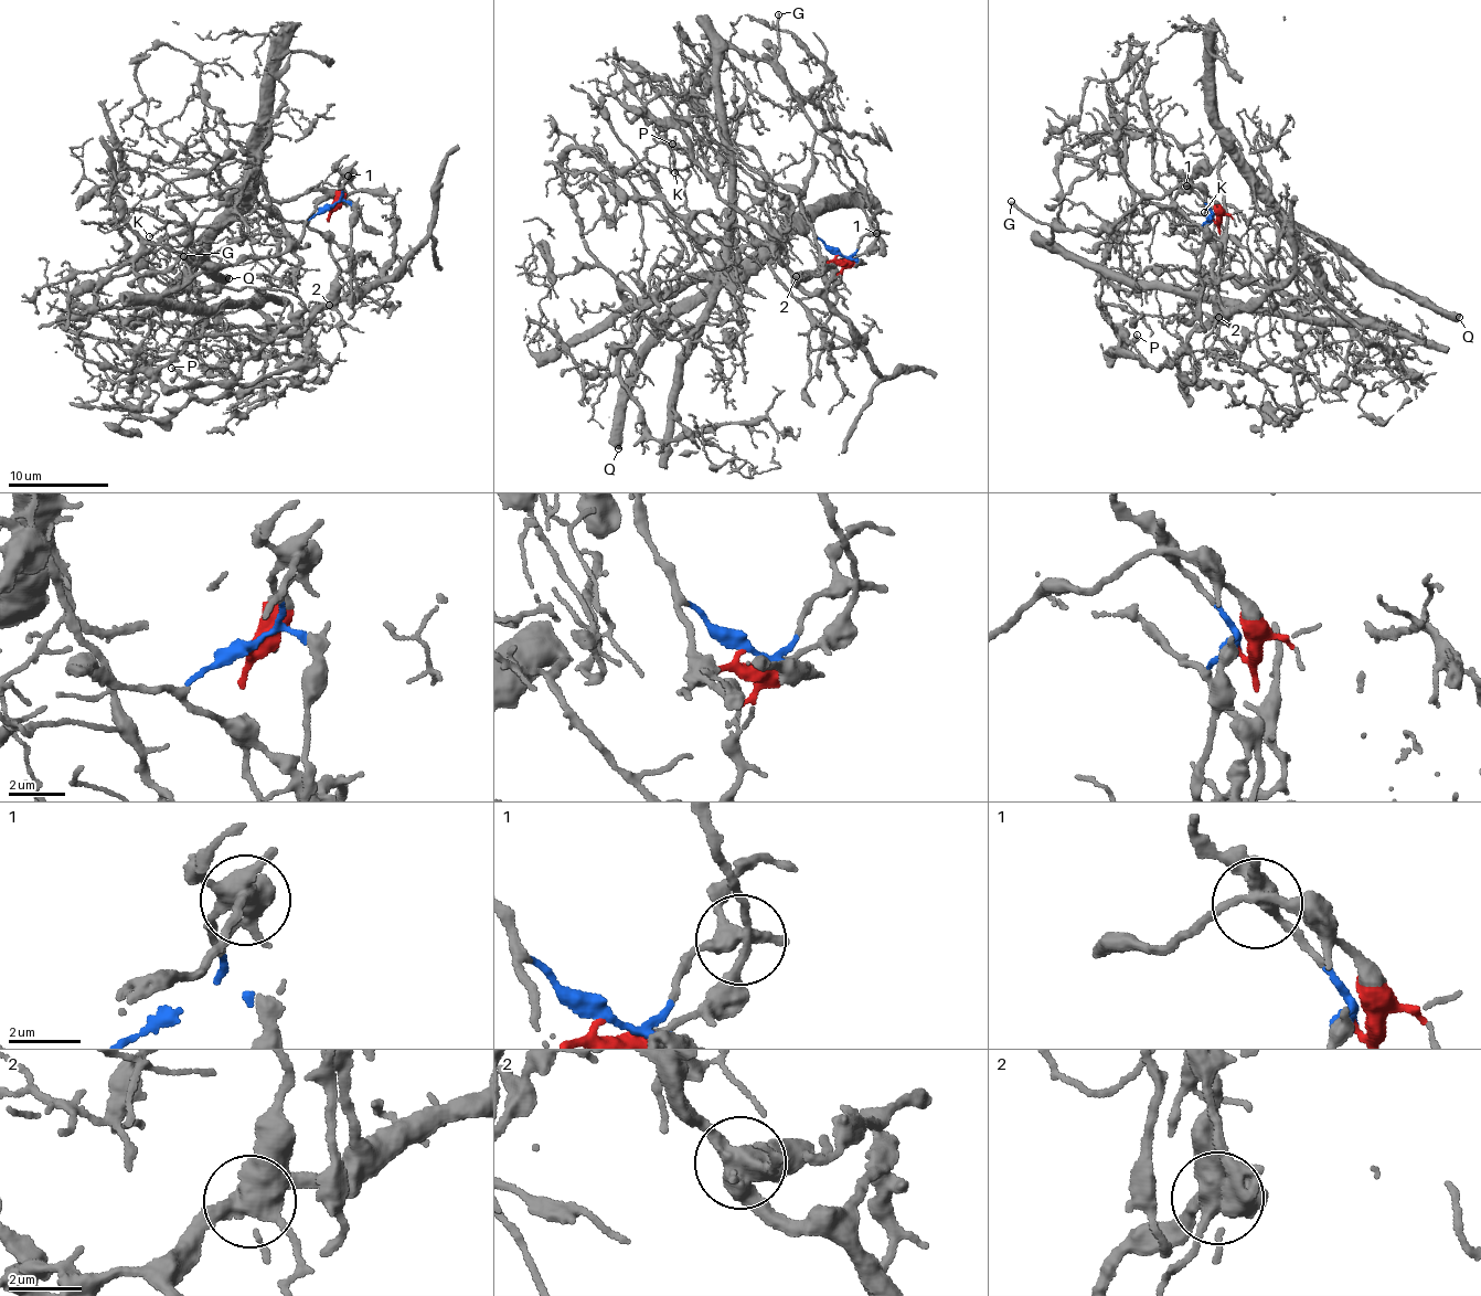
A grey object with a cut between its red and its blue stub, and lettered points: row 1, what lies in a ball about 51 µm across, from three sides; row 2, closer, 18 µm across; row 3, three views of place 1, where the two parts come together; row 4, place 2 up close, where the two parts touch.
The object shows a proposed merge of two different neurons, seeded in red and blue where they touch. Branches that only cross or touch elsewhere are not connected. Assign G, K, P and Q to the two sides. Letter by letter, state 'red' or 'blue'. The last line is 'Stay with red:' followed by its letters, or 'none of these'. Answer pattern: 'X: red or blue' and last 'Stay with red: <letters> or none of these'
G: red
K: blue
P: blue
Q: blue
Stay with red: G

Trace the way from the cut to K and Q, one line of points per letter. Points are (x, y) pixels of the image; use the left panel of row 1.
K: (329, 208), (309, 224), (361, 288), (379, 286), (402, 263), (389, 193), (266, 199), (149, 236)
Q: (329, 208), (309, 224), (361, 288), (403, 264), (389, 193), (278, 201), (257, 180), (206, 252), (228, 278)

